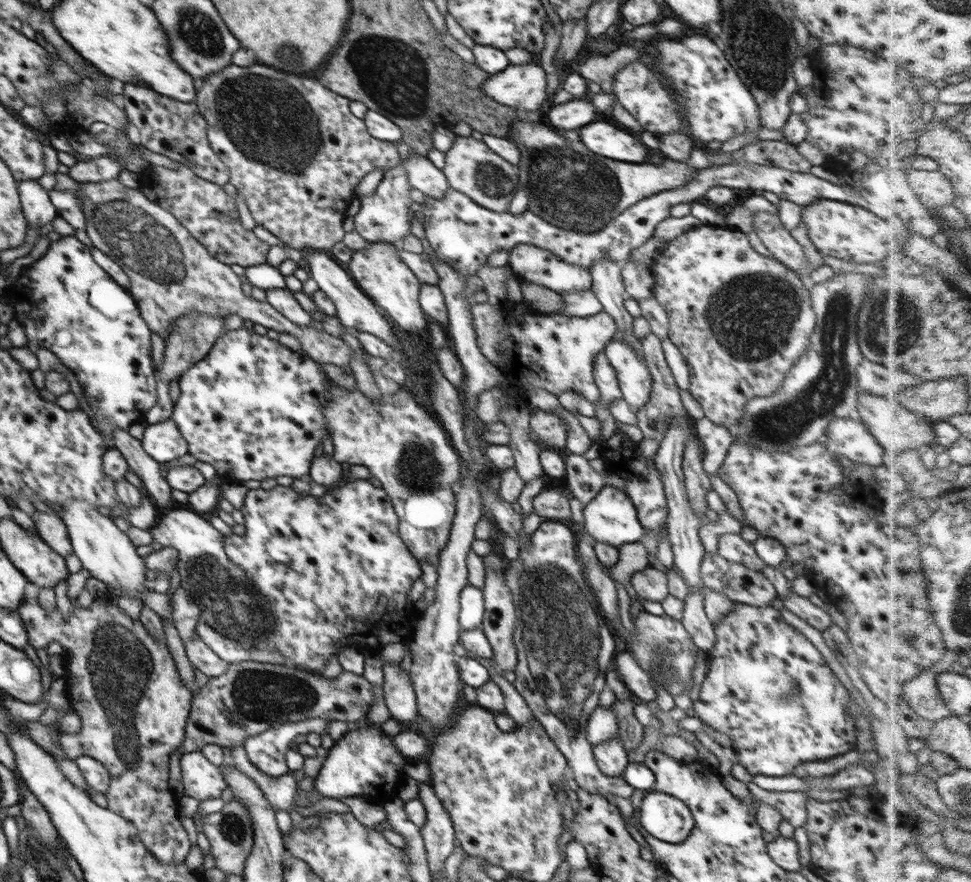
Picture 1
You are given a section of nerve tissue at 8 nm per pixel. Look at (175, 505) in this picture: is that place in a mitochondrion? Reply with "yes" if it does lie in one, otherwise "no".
no

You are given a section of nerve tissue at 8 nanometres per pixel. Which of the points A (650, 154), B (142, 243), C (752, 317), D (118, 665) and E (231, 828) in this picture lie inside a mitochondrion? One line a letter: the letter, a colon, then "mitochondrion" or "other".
A: other
B: mitochondrion
C: mitochondrion
D: mitochondrion
E: mitochondrion

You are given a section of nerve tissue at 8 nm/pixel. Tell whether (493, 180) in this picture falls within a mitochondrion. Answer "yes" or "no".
yes

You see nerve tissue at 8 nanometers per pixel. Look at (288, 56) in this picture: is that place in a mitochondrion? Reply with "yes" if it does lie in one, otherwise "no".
yes

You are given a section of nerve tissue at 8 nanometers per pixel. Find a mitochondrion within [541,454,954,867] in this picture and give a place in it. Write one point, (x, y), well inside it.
(660, 655)

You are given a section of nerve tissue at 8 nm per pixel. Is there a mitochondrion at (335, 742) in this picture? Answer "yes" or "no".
no

